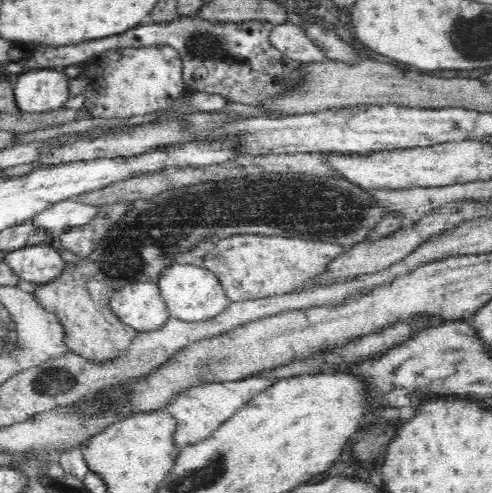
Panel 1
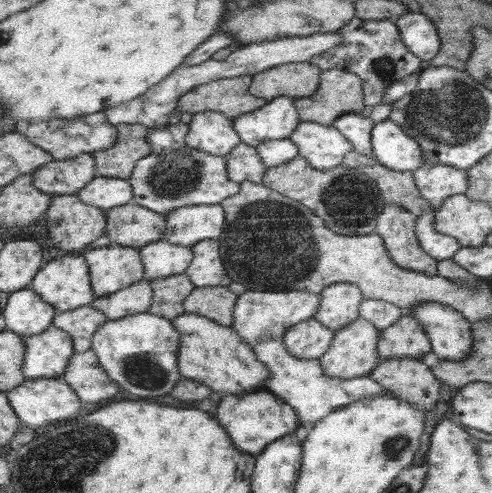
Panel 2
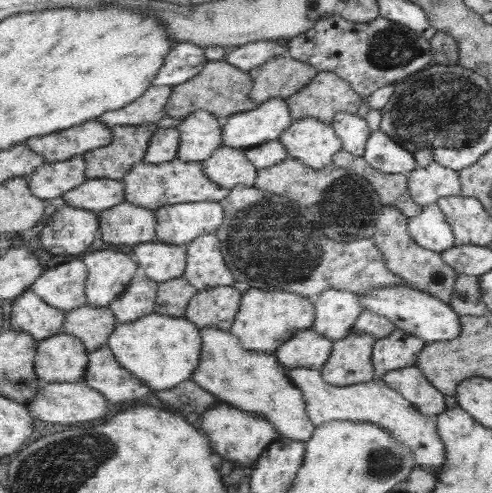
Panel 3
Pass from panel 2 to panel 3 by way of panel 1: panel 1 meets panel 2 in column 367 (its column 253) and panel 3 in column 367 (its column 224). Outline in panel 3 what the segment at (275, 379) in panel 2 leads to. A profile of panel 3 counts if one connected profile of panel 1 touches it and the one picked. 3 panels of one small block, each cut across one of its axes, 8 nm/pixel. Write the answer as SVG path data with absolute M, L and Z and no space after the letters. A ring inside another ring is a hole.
M293 368L287 370L287 378L301 390L301 398L305 404L305 412L311 424L321 426L327 422L371 422L375 426L381 426L389 430L397 438L401 446L407 446L415 458L415 468L427 470L427 472L441 472L445 462L445 446L439 440L435 420L433 416L425 416L419 410L413 408L407 400L403 400L393 388L389 388L383 382L365 382L355 386L331 386L321 378L321 372L309 370L309 368Z

